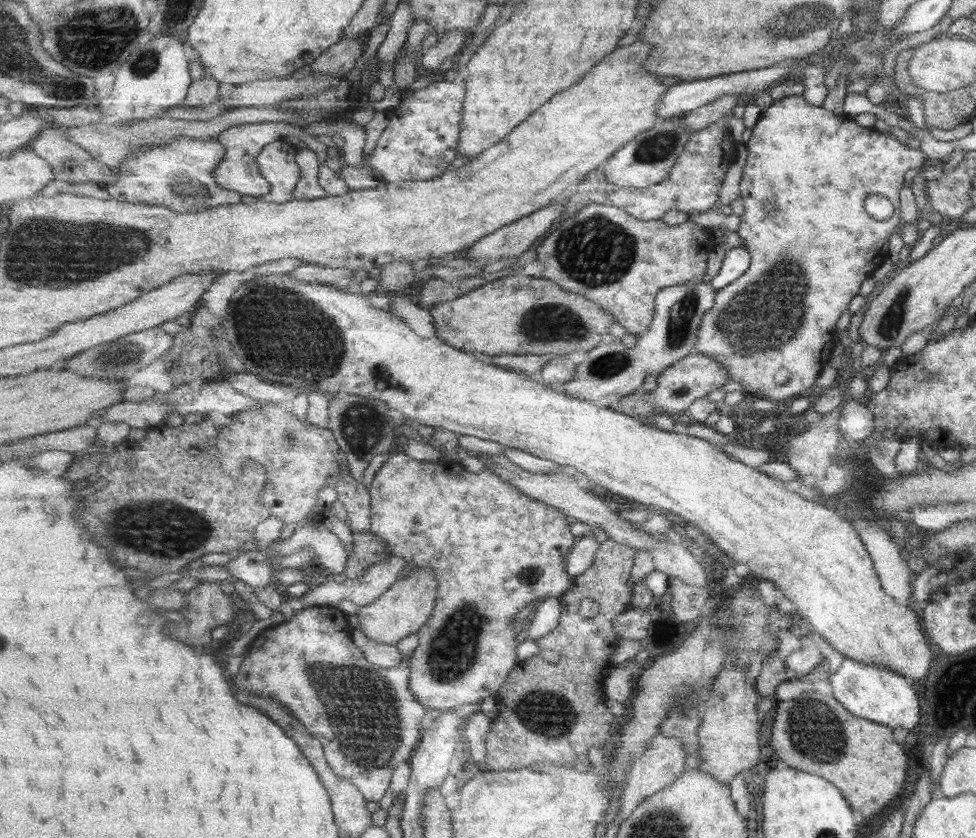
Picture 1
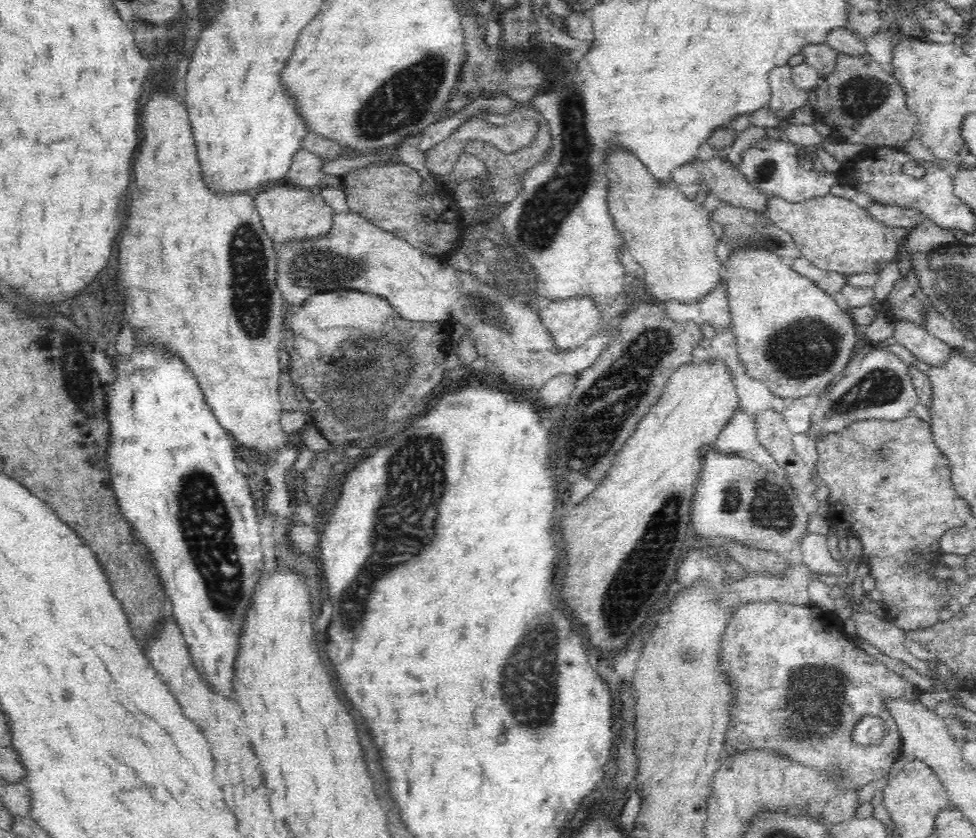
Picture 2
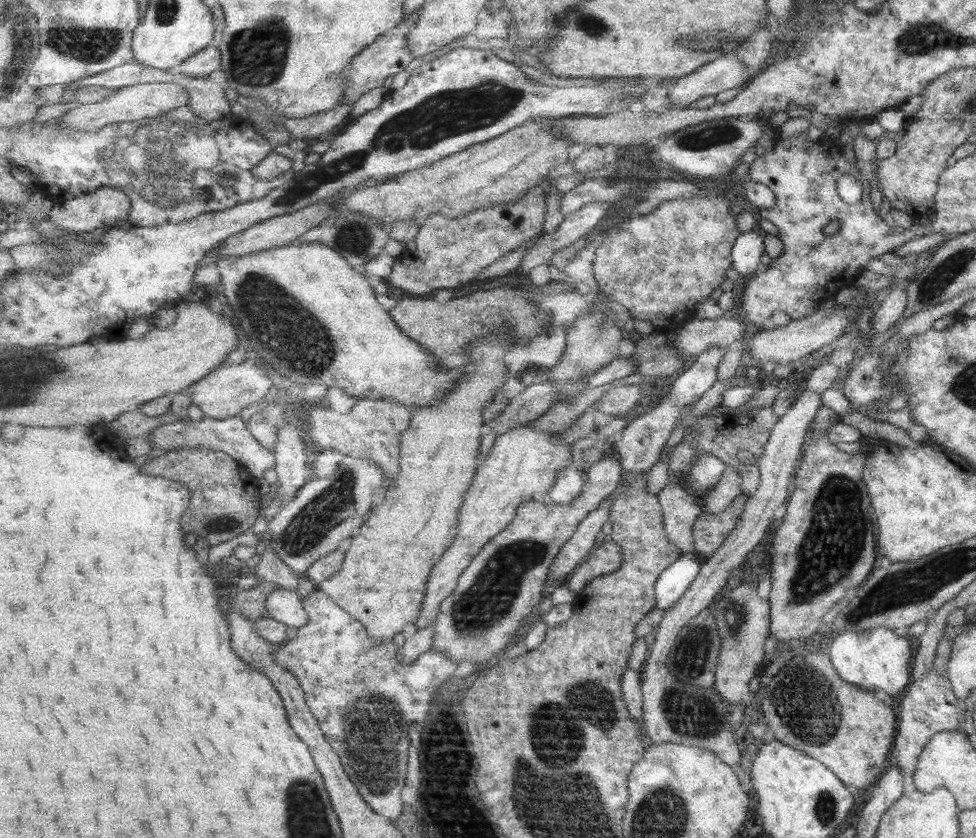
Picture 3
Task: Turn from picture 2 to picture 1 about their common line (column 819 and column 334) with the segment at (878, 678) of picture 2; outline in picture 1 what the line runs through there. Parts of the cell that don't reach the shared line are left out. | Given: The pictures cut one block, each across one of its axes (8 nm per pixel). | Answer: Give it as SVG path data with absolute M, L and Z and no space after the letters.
M335 606L304 608L292 620L270 629L262 632L264 634L252 648L242 672L236 674L236 686L286 703L321 738L329 764L334 770L360 787L368 801L382 802L392 786L396 768L404 762L412 762L412 754L418 747L416 744L423 739L423 723L432 713L432 709L424 705L413 692L410 659L389 669L372 663L355 642L349 615Z

